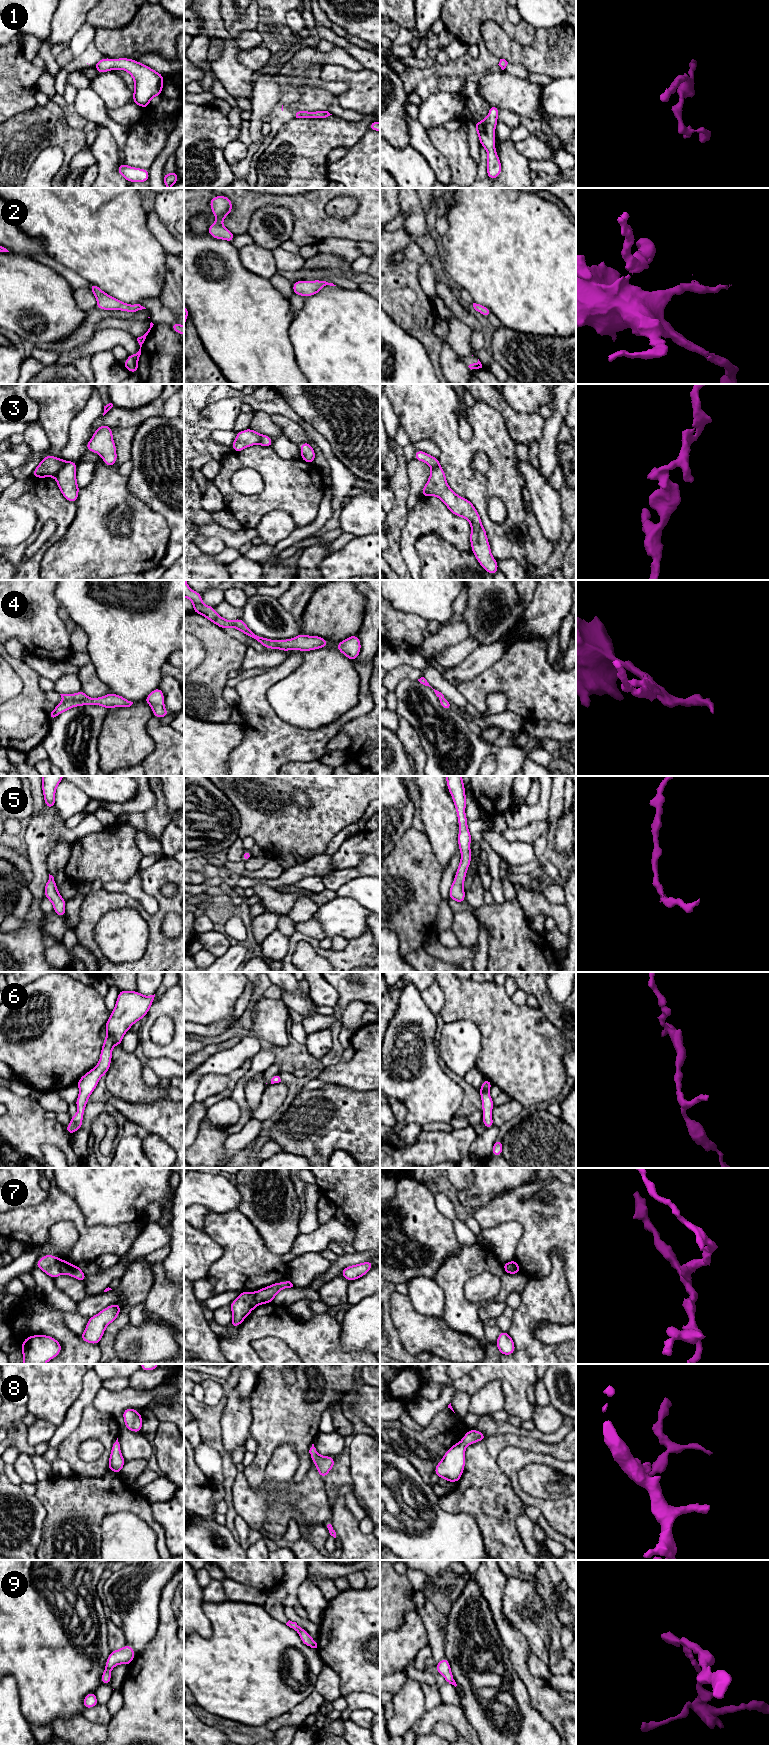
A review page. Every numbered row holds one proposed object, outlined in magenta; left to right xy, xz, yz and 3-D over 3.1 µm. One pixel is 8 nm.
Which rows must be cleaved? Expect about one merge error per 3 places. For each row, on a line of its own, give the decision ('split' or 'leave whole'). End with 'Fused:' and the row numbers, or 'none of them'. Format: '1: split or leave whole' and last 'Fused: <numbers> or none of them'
1: leave whole
2: leave whole
3: split
4: leave whole
5: leave whole
6: leave whole
7: leave whole
8: leave whole
9: leave whole
Fused: 3

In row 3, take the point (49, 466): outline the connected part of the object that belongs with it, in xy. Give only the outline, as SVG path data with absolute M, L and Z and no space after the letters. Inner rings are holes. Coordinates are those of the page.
M52 455L45 456L35 468L32 476L36 478L55 477L58 471L66 464L65 459L59 459Z

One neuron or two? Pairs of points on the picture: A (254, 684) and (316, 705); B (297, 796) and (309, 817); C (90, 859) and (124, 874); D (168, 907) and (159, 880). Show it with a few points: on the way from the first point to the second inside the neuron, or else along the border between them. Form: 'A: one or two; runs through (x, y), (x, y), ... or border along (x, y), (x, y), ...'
A: two; border along (288, 675), (267, 693), (267, 701), (275, 712)
B: two; border along (290, 795), (300, 808), (309, 806)
C: one; runs through (98, 859), (109, 859), (116, 866)
D: one; runs through (162, 900), (157, 894), (157, 887)

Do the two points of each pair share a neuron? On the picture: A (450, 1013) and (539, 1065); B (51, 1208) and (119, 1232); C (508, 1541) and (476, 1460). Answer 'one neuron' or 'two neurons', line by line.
A: one neuron
B: one neuron
C: one neuron

